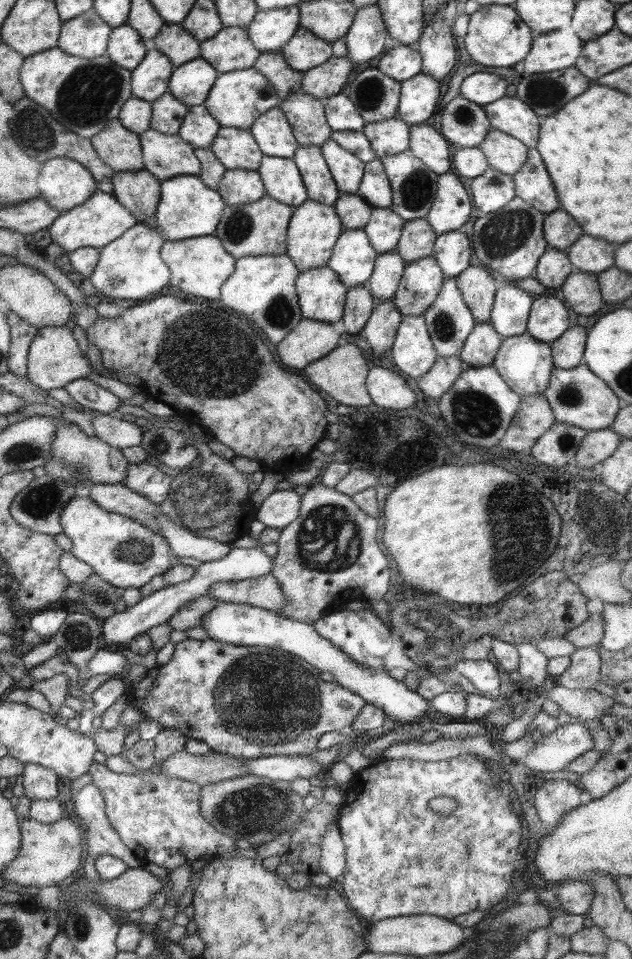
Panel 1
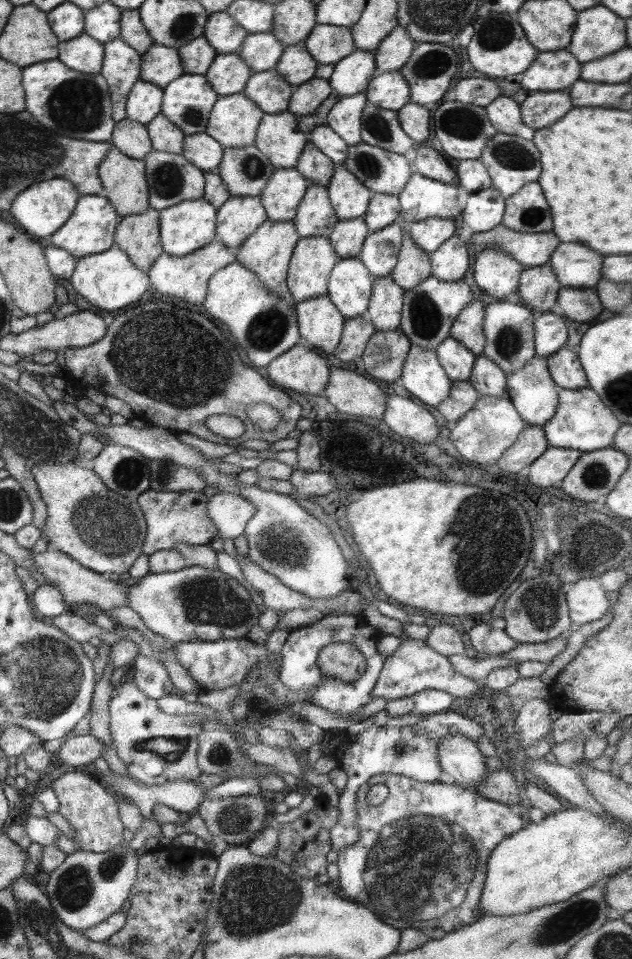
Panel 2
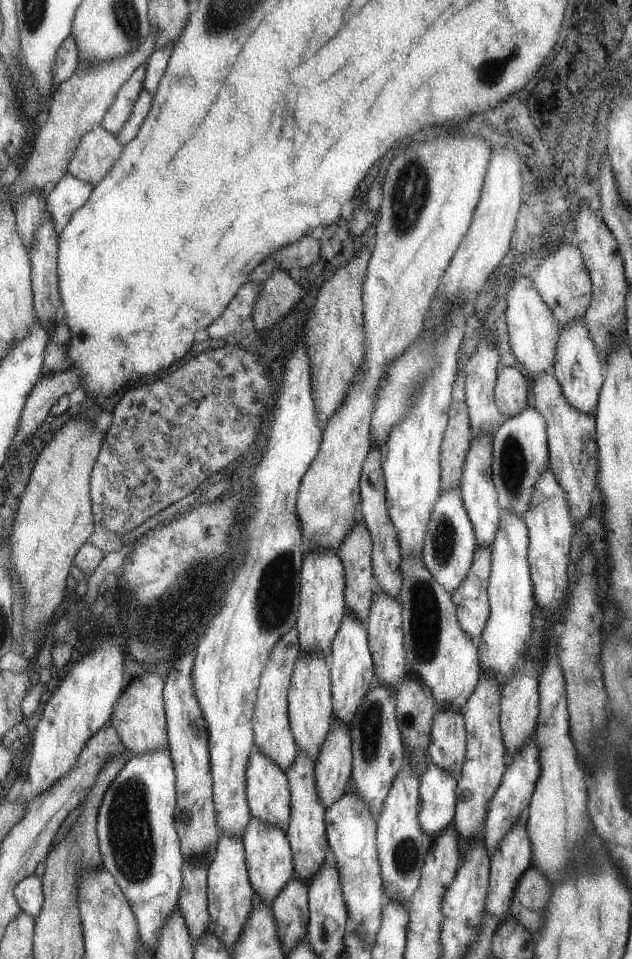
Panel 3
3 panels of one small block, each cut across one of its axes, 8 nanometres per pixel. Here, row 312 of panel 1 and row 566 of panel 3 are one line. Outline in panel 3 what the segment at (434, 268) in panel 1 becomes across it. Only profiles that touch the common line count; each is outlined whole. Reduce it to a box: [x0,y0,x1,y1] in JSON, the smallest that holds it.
[398,555,478,710]

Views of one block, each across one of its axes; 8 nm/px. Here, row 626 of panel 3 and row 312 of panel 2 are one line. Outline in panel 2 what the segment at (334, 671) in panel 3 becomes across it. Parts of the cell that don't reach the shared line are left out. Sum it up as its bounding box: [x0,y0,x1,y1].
[326,258,373,319]

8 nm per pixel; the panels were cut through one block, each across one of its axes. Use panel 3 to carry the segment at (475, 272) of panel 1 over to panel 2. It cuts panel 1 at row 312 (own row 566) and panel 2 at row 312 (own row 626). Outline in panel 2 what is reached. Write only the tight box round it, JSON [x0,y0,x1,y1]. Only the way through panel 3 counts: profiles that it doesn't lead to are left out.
[449,299,485,356]

